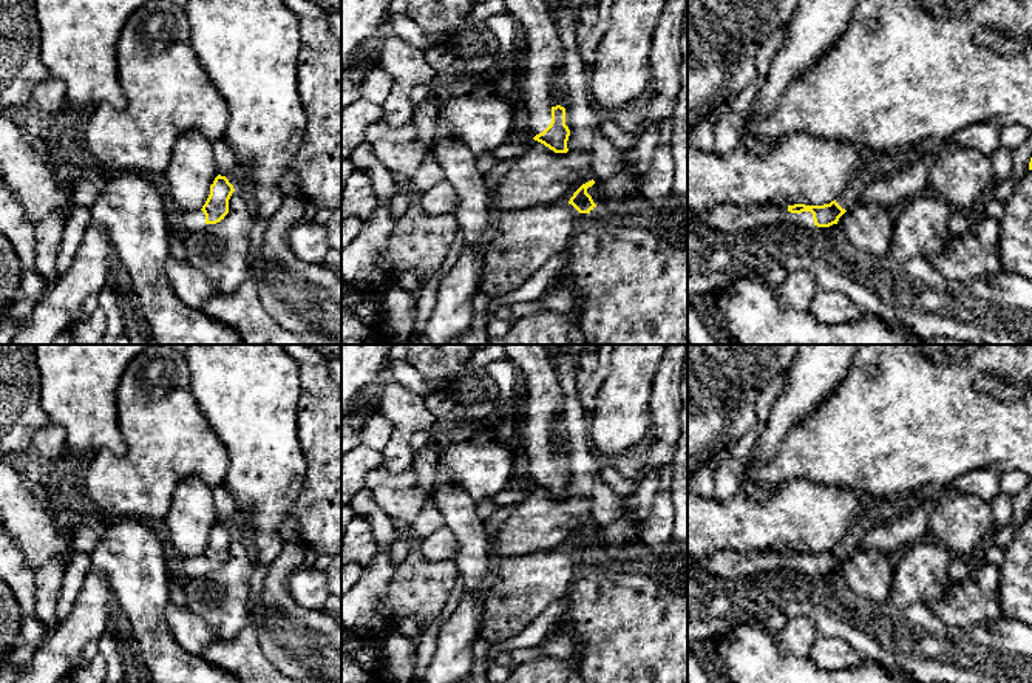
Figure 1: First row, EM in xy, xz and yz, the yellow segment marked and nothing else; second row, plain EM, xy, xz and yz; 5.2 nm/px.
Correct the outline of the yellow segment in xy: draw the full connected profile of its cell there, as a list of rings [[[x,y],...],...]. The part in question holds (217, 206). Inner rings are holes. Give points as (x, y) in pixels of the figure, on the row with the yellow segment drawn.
[[[218,175],[210,185],[210,195],[205,204],[193,212],[178,212],[178,221],[182,232],[201,229],[204,224],[216,224],[229,213],[229,199],[235,192],[226,176]]]

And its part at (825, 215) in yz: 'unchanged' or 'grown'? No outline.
grown

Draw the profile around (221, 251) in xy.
[[[233,192],[229,213],[219,223],[182,232],[187,263],[205,275],[216,294],[232,294],[246,280],[253,226],[253,206]]]

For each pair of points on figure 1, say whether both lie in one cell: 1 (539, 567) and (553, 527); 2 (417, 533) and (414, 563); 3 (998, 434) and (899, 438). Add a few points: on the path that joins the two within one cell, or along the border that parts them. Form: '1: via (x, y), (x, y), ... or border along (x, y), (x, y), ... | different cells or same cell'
1: border along (567, 547), (510, 558) | different cells
2: border along (417, 540), (411, 543), (407, 557), (394, 569) | different cells
3: via (974, 433), (924, 433) | same cell

